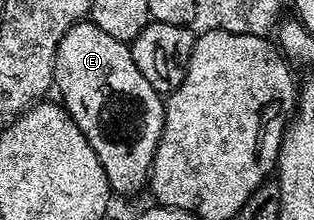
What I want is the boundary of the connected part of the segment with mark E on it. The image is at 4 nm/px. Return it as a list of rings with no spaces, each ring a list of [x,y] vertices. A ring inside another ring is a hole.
[[[79,21],[59,40],[53,85],[56,93],[61,93],[65,109],[95,148],[99,164],[107,172],[110,191],[114,195],[144,191],[165,127],[165,104],[147,76],[139,72],[132,49],[115,36],[107,36],[93,21]]]

